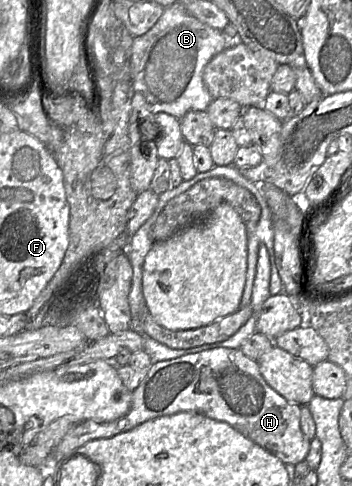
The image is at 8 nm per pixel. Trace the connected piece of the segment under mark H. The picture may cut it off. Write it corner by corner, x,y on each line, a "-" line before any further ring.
219,347
152,363
144,379
132,392
131,407
125,415
113,421
85,420
75,424
53,450
53,454
57,459
64,459
91,440
110,438
156,417
188,411
224,421
271,452
284,464
296,465
306,459
311,441
301,430
300,408
301,405
287,401
267,384
257,361
245,356
240,349

